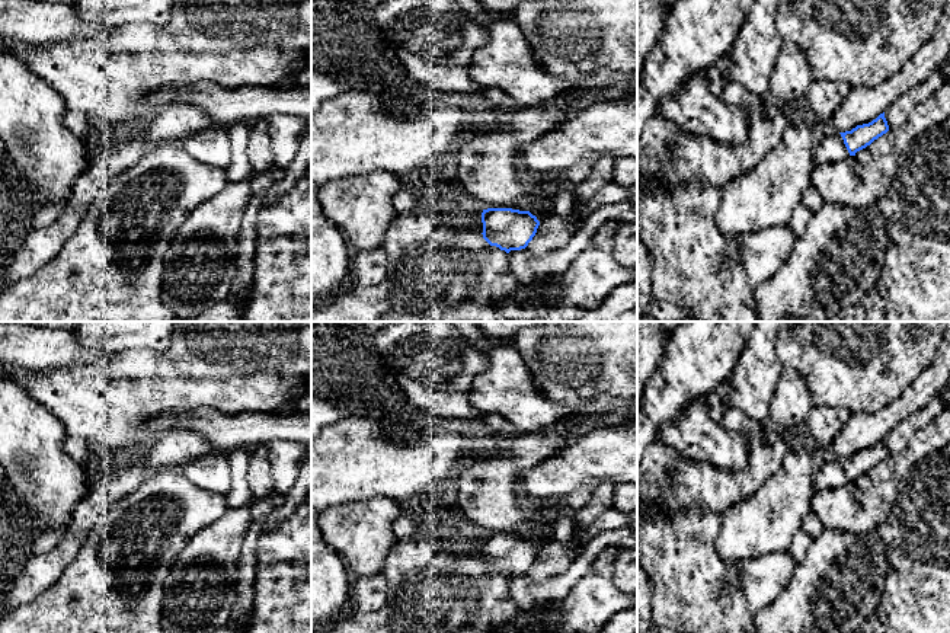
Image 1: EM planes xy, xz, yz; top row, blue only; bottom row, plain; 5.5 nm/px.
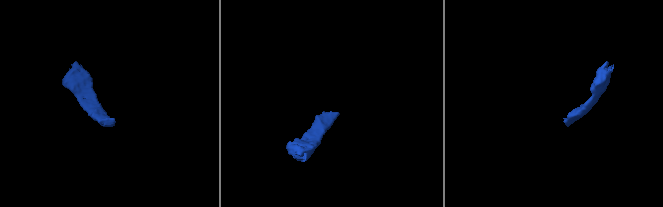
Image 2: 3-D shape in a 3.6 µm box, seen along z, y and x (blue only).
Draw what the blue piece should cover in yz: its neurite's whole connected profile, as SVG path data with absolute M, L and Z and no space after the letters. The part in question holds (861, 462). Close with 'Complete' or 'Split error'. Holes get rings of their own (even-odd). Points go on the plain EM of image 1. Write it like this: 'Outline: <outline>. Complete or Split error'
Outline: M885 438L869 450L857 451L845 458L826 458L815 474L813 493L855 482L857 477L870 471L889 457Z. Split error

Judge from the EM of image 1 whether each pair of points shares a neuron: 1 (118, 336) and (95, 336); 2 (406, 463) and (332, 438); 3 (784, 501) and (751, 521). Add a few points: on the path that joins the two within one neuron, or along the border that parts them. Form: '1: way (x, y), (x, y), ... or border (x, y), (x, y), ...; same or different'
1: way (112, 336), (101, 336); same
2: way (387, 463), (371, 463), (351, 457); same
3: way (776, 508), (771, 508), (760, 520); same

